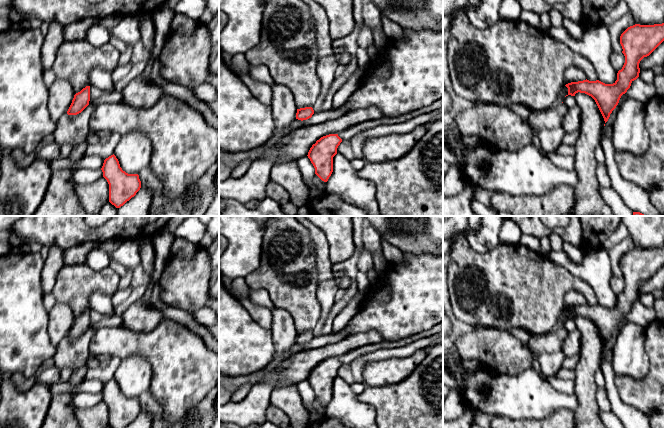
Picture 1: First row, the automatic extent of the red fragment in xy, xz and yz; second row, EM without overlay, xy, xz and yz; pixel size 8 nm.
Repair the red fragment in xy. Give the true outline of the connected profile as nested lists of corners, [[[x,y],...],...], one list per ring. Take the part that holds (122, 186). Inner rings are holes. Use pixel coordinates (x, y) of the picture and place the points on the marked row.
[[[114,154],[104,160],[101,170],[109,184],[109,202],[116,208],[123,206],[141,188],[139,175],[123,171]]]

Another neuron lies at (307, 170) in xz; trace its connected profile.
[[[308,156],[300,157],[296,160],[297,166],[301,172],[305,184],[311,184],[315,175],[315,168]]]

